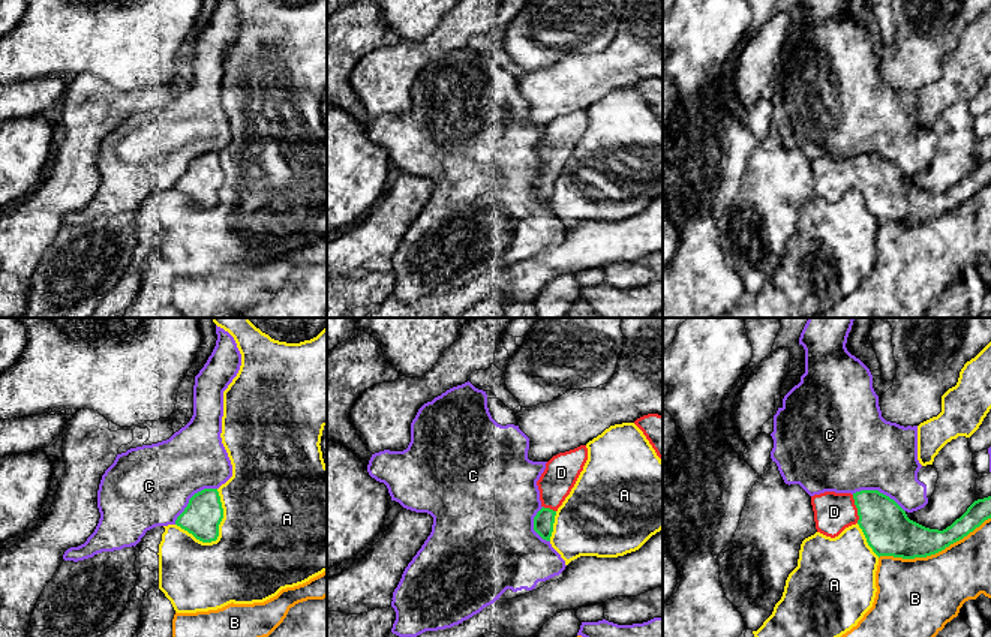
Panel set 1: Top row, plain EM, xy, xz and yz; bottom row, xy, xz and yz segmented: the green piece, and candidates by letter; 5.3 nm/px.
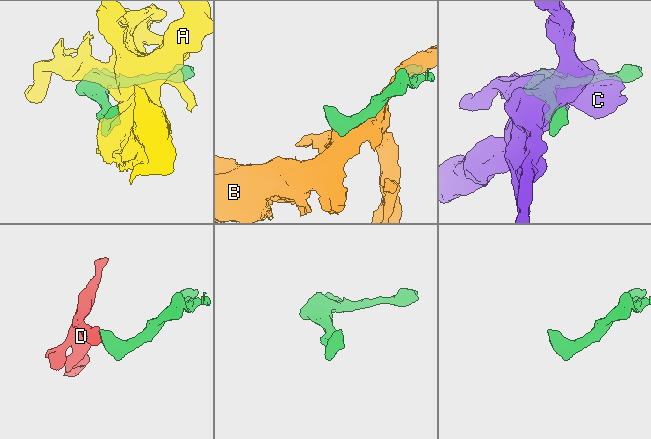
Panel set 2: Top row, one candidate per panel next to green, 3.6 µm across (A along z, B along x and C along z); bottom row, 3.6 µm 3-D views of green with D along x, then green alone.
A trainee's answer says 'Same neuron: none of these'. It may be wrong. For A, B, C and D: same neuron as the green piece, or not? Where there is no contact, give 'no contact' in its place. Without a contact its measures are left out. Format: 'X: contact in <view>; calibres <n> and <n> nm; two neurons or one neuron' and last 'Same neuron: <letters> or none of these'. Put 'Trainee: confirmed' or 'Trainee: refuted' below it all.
A: contact in xy; calibres 200 and 500 nm; two neurons
B: contact in yz; calibres 240 and 420 nm; two neurons
C: contact in xy; calibres 200 and 440 nm; two neurons
D: contact in yz; calibres 260 and 200 nm; one neuron
Same neuron: D
Trainee: refuted

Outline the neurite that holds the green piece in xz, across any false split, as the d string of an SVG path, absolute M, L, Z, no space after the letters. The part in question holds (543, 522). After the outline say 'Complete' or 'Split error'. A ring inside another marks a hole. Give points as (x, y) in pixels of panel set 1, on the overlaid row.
M586 445L553 456L537 481L541 510L534 517L534 531L550 541L558 508L574 487L588 460Z. Split error

